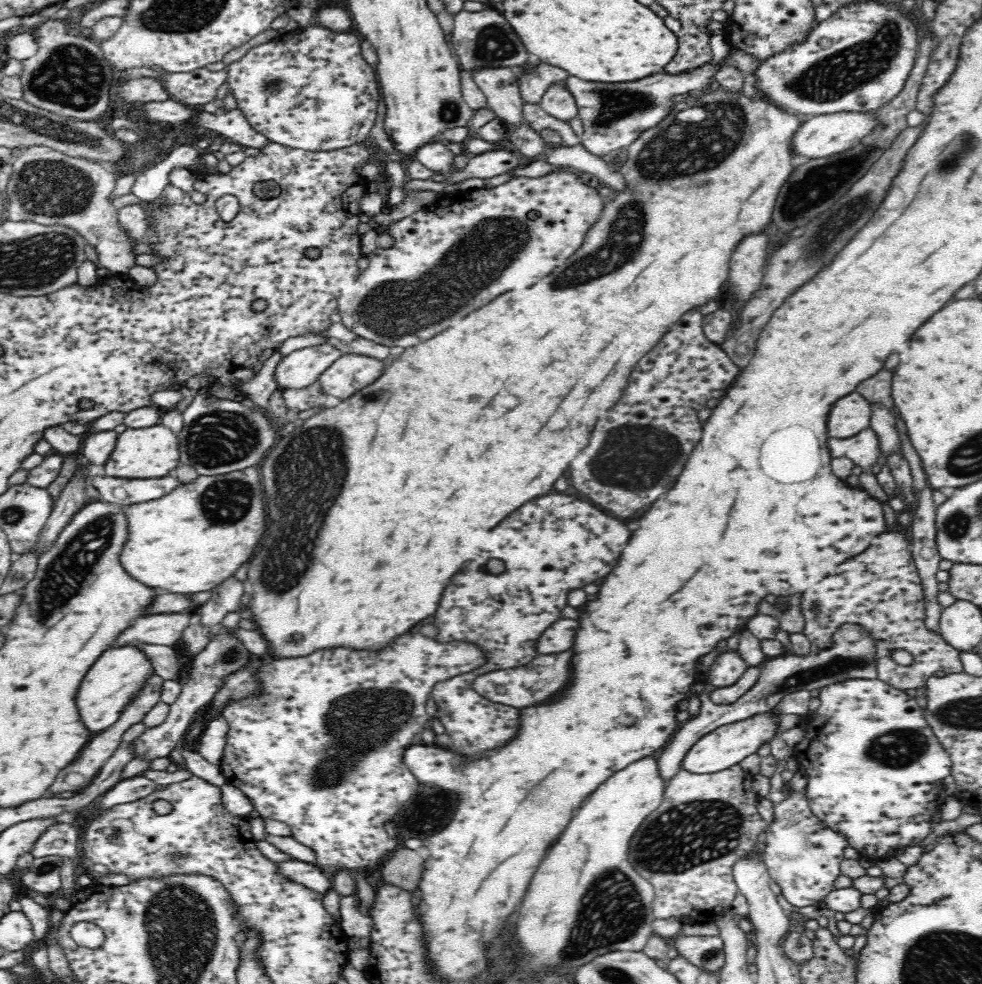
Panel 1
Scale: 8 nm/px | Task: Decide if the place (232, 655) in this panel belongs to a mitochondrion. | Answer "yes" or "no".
yes

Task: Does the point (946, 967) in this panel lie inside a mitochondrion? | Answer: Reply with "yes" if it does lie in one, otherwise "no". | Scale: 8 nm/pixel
yes

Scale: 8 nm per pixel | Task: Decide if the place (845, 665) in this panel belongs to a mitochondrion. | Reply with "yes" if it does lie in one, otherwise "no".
yes

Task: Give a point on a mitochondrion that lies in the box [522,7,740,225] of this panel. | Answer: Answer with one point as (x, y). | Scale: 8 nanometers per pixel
(611, 105)

